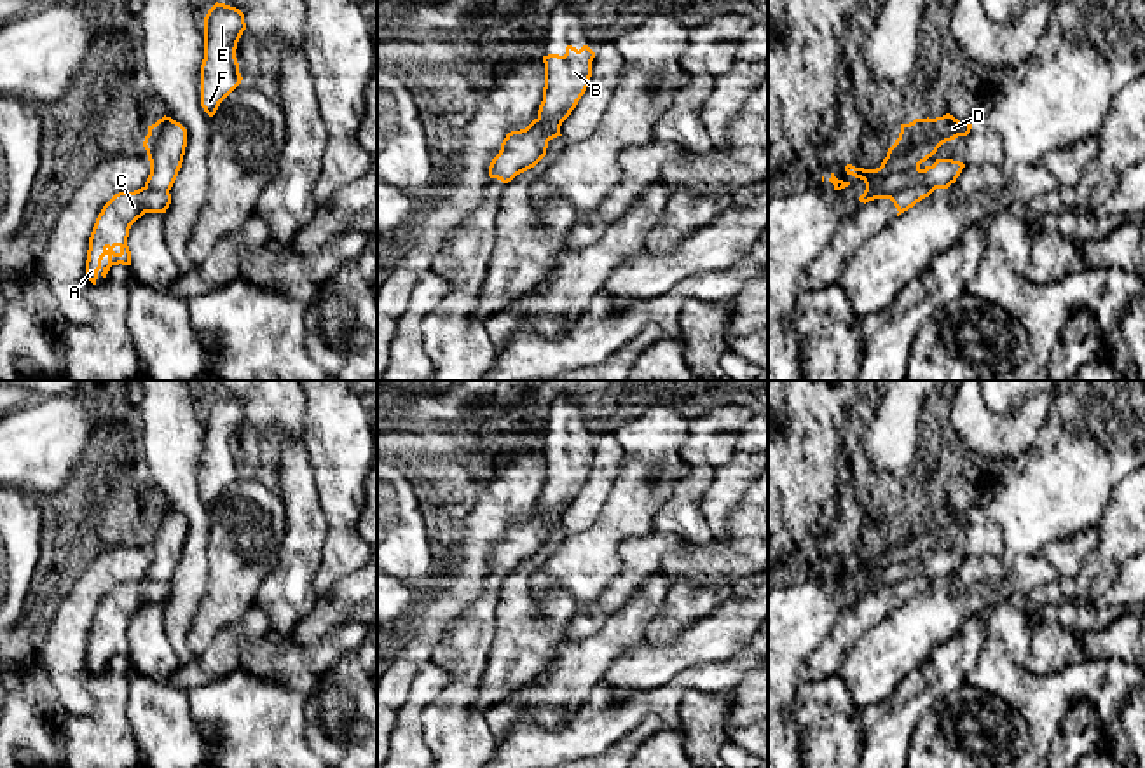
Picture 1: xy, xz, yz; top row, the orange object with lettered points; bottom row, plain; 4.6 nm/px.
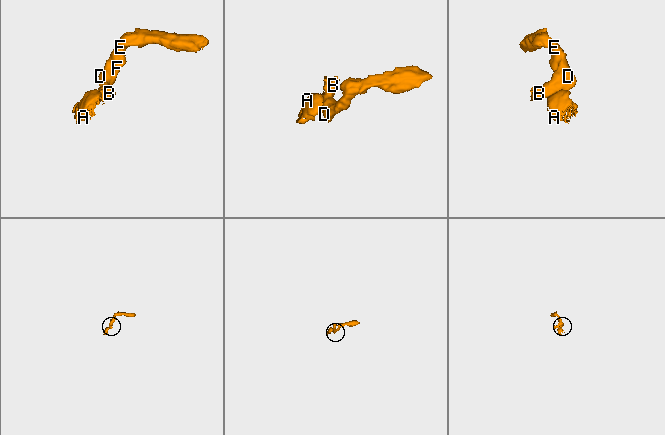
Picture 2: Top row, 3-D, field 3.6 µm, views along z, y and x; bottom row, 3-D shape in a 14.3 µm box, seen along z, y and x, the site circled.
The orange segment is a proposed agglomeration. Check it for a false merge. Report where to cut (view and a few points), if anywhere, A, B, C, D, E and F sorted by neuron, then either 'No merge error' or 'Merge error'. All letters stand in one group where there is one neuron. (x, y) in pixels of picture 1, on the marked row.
Split along yz (934, 187), (911, 185), (877, 198). Groups: A C / B D E F. Merge error

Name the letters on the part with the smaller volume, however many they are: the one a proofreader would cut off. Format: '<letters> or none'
A, C

